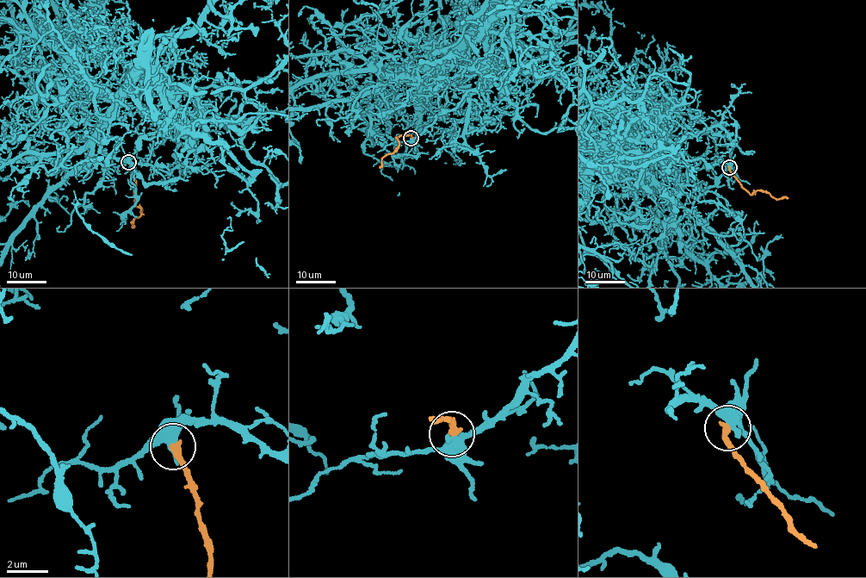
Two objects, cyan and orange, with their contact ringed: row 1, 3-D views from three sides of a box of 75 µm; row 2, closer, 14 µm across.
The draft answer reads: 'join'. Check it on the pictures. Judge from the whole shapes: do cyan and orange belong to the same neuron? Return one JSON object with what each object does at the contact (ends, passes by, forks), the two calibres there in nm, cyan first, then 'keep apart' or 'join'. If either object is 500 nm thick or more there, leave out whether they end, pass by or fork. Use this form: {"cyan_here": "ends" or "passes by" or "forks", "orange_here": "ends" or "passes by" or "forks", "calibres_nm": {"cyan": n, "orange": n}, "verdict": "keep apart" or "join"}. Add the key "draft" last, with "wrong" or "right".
{"calibres_nm": {"cyan": 500, "orange": 320}, "verdict": "keep apart", "draft": "wrong"}

